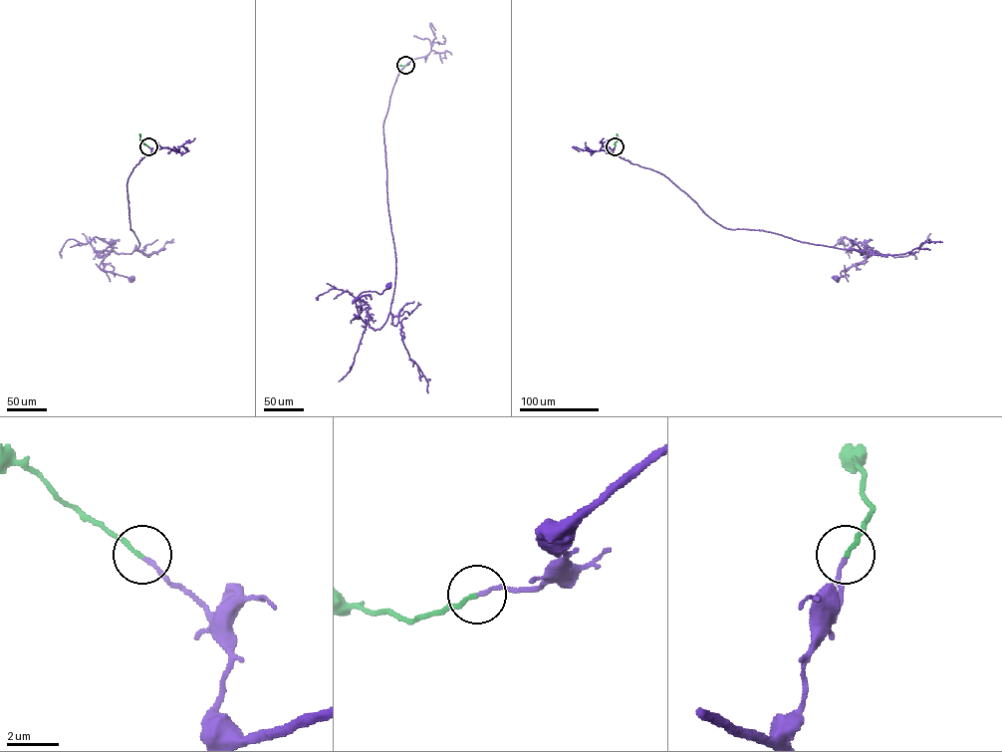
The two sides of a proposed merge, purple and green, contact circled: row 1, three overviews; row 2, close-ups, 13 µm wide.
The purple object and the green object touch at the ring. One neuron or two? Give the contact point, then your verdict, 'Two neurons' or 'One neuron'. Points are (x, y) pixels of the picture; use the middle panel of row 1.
Place: (405, 65). One neuron

